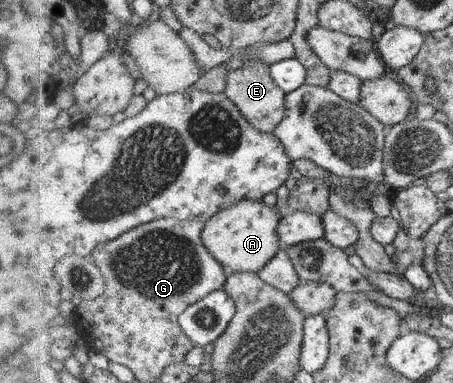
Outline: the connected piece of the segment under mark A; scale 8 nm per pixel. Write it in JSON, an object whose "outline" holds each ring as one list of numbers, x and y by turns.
{"outline":[[241,201,235,206,223,209,206,222,203,242,225,265,228,274,259,273,283,249,279,225,281,214,263,201]]}

